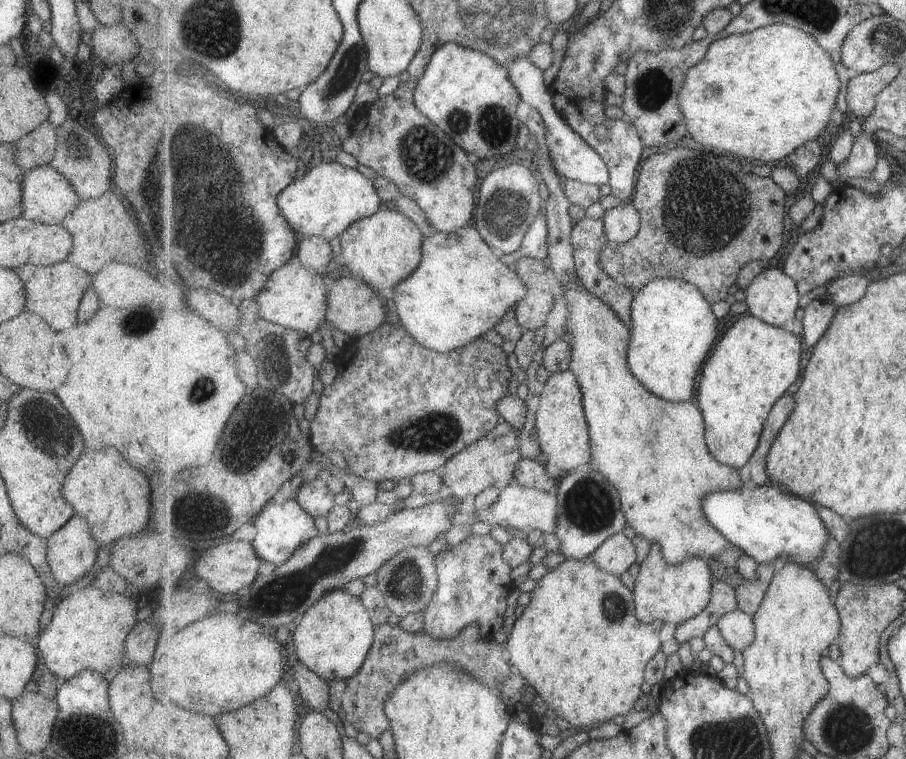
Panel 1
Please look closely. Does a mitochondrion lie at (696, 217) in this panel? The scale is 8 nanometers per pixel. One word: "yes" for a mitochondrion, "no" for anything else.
yes

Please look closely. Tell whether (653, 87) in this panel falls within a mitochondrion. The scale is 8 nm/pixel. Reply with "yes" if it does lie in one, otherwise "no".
yes

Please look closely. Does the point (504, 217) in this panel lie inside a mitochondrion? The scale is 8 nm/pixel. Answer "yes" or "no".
yes

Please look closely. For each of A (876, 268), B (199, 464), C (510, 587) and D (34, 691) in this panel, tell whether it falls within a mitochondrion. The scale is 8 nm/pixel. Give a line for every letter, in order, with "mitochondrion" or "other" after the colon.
A: other
B: other
C: other
D: other

